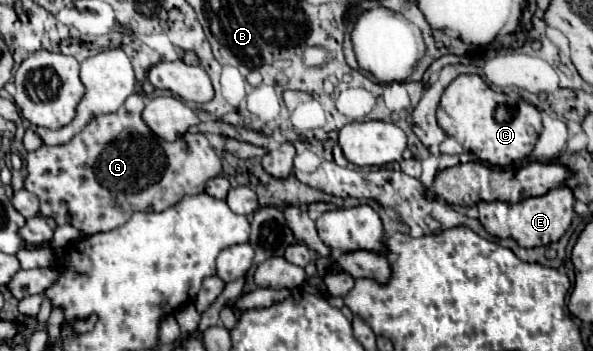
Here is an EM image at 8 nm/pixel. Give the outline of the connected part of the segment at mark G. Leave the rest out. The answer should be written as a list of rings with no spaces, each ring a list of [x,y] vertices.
[[[132,94],[114,114],[92,118],[88,126],[70,142],[60,146],[40,146],[26,156],[28,176],[24,188],[40,198],[40,214],[54,218],[58,226],[70,224],[82,234],[112,230],[128,222],[134,212],[162,212],[186,194],[200,194],[210,178],[222,174],[222,162],[204,134],[186,132],[176,142],[158,140],[142,120],[144,98]]]

